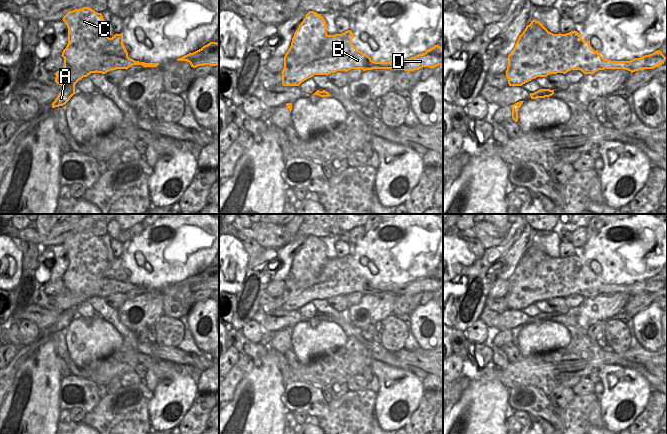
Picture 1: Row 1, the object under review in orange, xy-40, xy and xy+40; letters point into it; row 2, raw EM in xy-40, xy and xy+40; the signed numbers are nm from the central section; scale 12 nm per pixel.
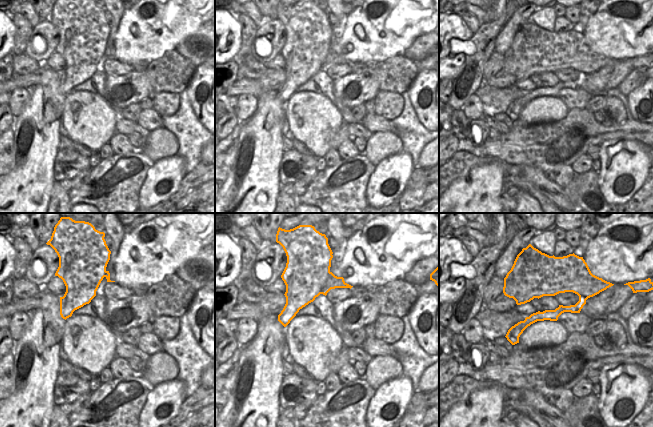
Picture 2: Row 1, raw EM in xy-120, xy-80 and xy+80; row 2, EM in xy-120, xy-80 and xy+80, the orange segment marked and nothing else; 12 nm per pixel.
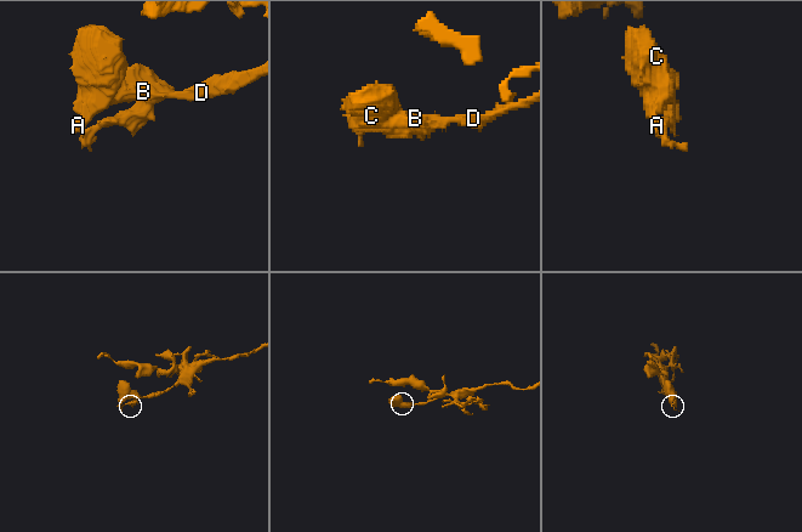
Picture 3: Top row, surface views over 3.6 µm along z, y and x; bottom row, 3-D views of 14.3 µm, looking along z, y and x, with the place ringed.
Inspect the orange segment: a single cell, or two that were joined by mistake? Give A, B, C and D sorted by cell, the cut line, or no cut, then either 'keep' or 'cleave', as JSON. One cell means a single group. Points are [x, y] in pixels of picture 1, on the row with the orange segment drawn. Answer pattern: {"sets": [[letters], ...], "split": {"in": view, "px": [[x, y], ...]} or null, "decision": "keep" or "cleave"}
{"sets": [["A", "C"], ["B", "D"]], "split": {"in": "xy+40", "px": [[548, 31], [536, 51], [518, 54], [518, 62], [537, 76]]}, "decision": "cleave"}

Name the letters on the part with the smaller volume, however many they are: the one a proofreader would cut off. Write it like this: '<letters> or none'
A, C

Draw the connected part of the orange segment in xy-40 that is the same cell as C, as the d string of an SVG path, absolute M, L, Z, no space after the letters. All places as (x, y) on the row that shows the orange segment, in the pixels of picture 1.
M89 7L69 11L62 19L68 28L68 44L62 52L64 67L55 73L55 82L62 89L52 103L52 108L65 105L75 94L75 84L83 77L96 73L102 50L108 45L107 24L101 13Z

